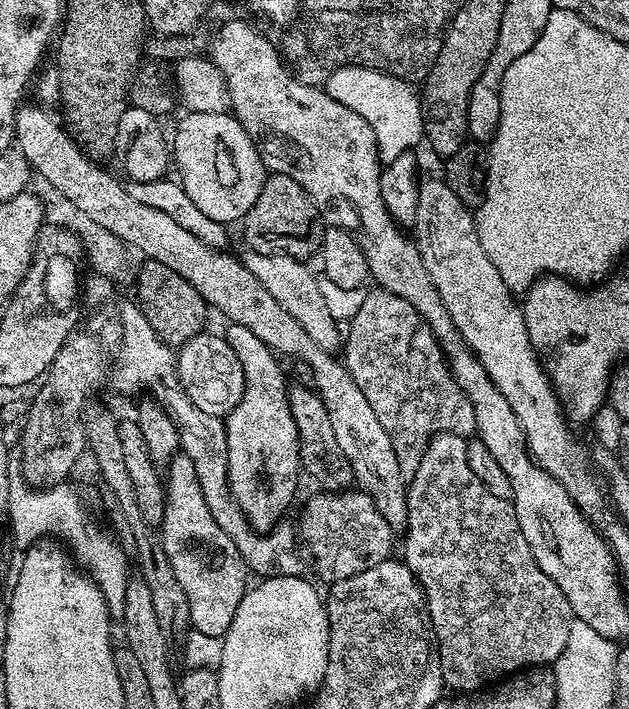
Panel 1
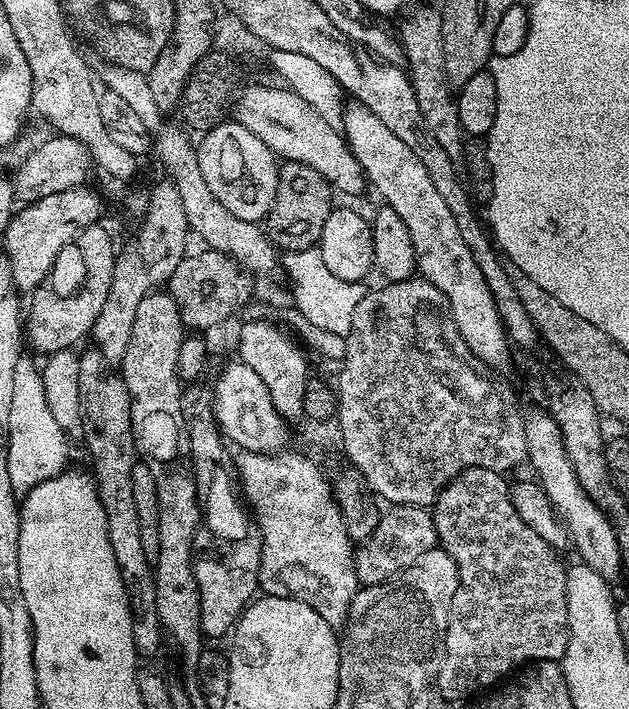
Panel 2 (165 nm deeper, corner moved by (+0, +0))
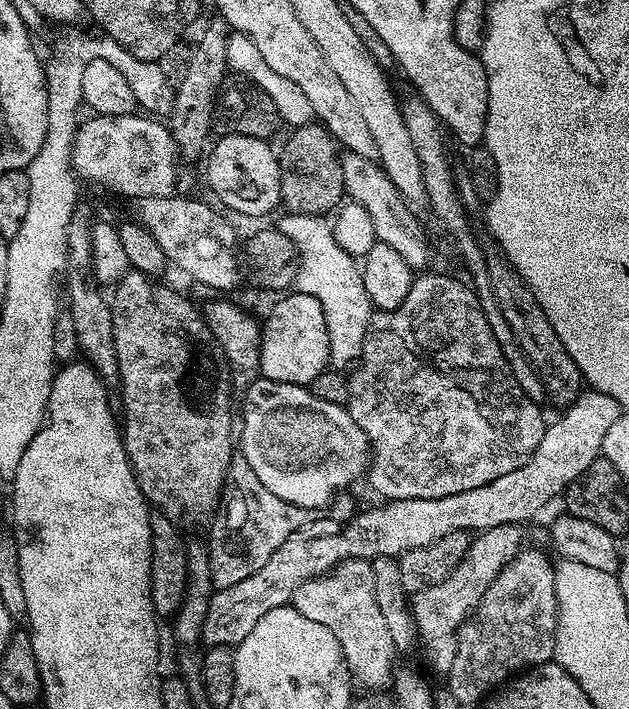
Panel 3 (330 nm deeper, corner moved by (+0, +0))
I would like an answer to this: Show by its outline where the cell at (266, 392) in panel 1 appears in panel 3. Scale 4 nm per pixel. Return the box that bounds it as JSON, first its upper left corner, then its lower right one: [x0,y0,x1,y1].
[260,291,330,386]

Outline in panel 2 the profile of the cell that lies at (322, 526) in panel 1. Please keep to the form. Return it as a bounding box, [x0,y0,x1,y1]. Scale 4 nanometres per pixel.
[355,504,437,586]

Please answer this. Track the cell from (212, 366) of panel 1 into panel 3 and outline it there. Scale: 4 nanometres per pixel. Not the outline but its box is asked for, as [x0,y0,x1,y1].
[238,378,370,509]

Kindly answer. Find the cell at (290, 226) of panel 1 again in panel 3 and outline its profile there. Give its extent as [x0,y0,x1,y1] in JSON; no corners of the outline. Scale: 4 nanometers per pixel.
[278,122,345,216]

